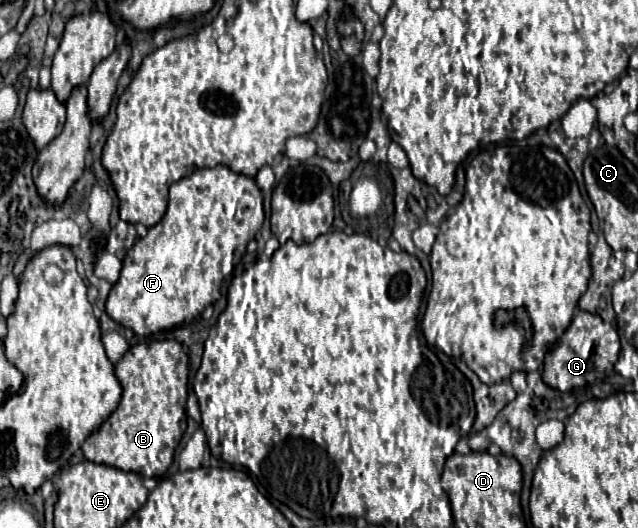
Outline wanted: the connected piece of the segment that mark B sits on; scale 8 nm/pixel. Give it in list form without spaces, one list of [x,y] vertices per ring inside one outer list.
[[[177,340],[143,342],[129,348],[125,356],[115,364],[115,376],[123,388],[121,402],[117,410],[99,426],[99,430],[87,436],[81,450],[85,458],[91,462],[115,466],[127,472],[137,472],[143,478],[161,478],[171,466],[175,448],[179,446],[181,436],[187,430],[187,414],[185,414],[187,376],[189,376],[187,354],[183,352],[183,346]]]

